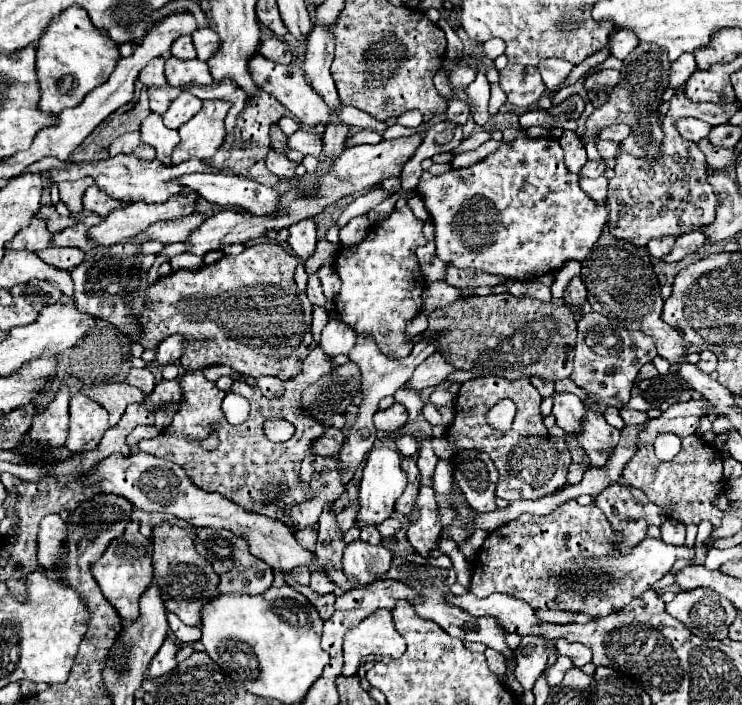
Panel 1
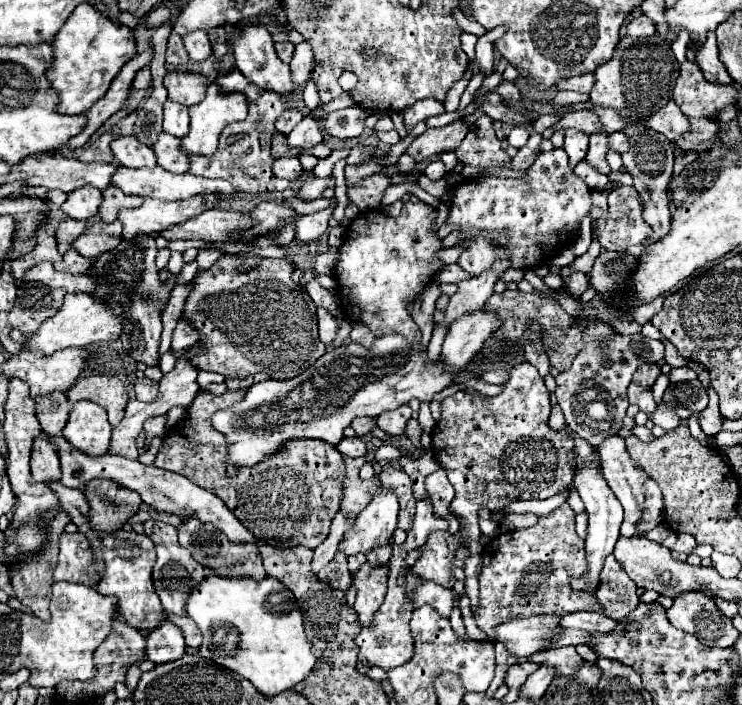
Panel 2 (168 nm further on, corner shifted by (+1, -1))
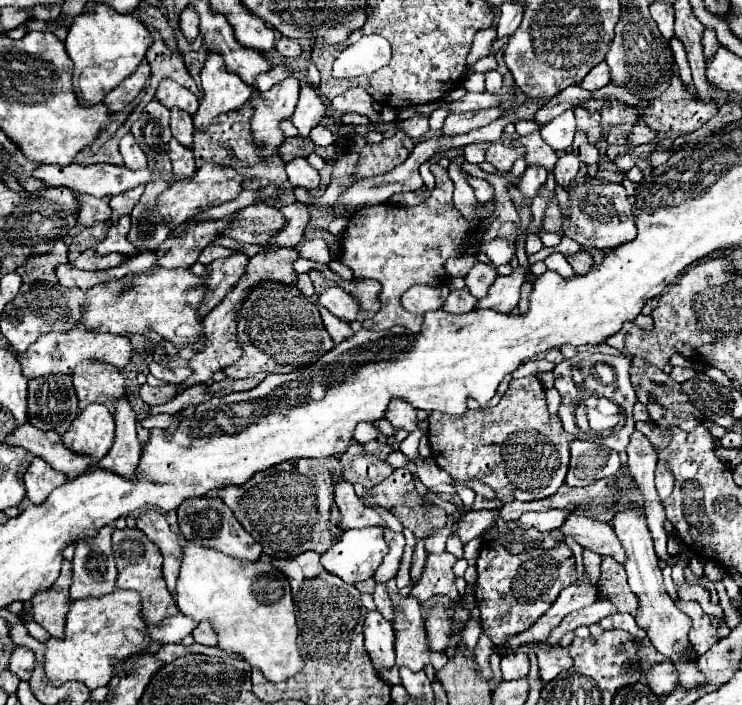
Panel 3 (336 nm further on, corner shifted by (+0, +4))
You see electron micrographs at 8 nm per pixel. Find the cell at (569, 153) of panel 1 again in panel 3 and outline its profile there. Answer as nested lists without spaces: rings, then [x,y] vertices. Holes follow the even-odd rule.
[[[576,107],[574,113],[576,113],[576,125],[578,125],[578,129],[582,133],[586,133],[586,137],[588,137],[588,141],[592,145],[596,145],[600,141],[600,133],[602,133],[600,125],[598,125],[600,113],[590,113],[590,111],[582,109],[582,107]]]

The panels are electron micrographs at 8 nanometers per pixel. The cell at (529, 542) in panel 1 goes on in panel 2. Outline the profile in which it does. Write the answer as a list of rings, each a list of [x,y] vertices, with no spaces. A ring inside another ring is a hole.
[[[563,504],[555,512],[541,516],[539,522],[525,530],[513,530],[495,536],[485,548],[483,548],[483,570],[479,574],[479,608],[475,612],[477,626],[489,636],[493,634],[493,626],[499,626],[501,622],[507,622],[509,618],[529,618],[535,614],[569,614],[569,612],[599,612],[599,602],[595,596],[589,596],[587,592],[573,592],[569,582],[571,578],[581,578],[587,560],[583,550],[583,540],[575,534],[575,512],[569,508],[569,504]]]

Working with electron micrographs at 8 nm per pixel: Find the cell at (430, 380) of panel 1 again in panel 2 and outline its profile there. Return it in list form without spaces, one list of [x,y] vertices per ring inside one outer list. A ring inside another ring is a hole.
[[[485,308],[465,314],[465,318],[457,318],[457,322],[449,326],[449,334],[443,342],[443,358],[447,368],[465,368],[473,360],[473,354],[483,348],[483,342],[493,334],[493,330],[497,330],[497,326],[501,326],[501,320]]]

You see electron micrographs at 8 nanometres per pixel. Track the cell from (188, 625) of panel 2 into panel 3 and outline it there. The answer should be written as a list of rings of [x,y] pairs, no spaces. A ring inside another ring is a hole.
[[[200,621],[196,625],[196,629],[192,631],[192,637],[196,643],[202,643],[202,645],[216,645],[216,633],[212,631],[210,623],[208,621]]]

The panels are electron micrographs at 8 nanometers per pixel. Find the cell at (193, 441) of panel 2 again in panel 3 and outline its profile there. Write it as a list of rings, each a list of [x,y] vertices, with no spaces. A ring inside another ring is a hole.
[[[338,457],[284,461],[256,473],[244,485],[224,485],[214,493],[232,509],[242,527],[256,537],[266,555],[290,557],[308,549],[322,555],[342,535],[334,503],[334,489],[340,477],[342,463]]]

